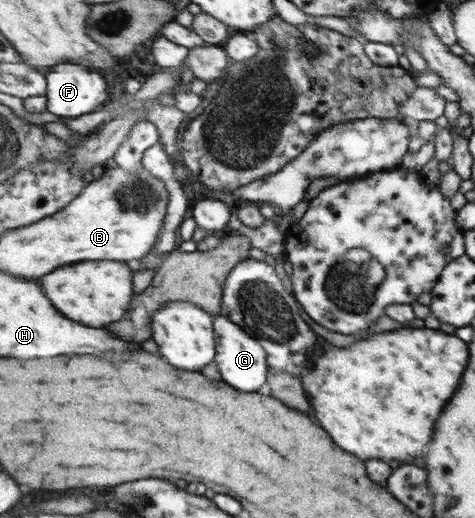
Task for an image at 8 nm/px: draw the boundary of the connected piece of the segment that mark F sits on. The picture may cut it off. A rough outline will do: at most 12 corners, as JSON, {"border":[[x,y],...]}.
{"border":[[61,63],[46,74],[48,112],[76,118],[108,99],[105,75]]}

